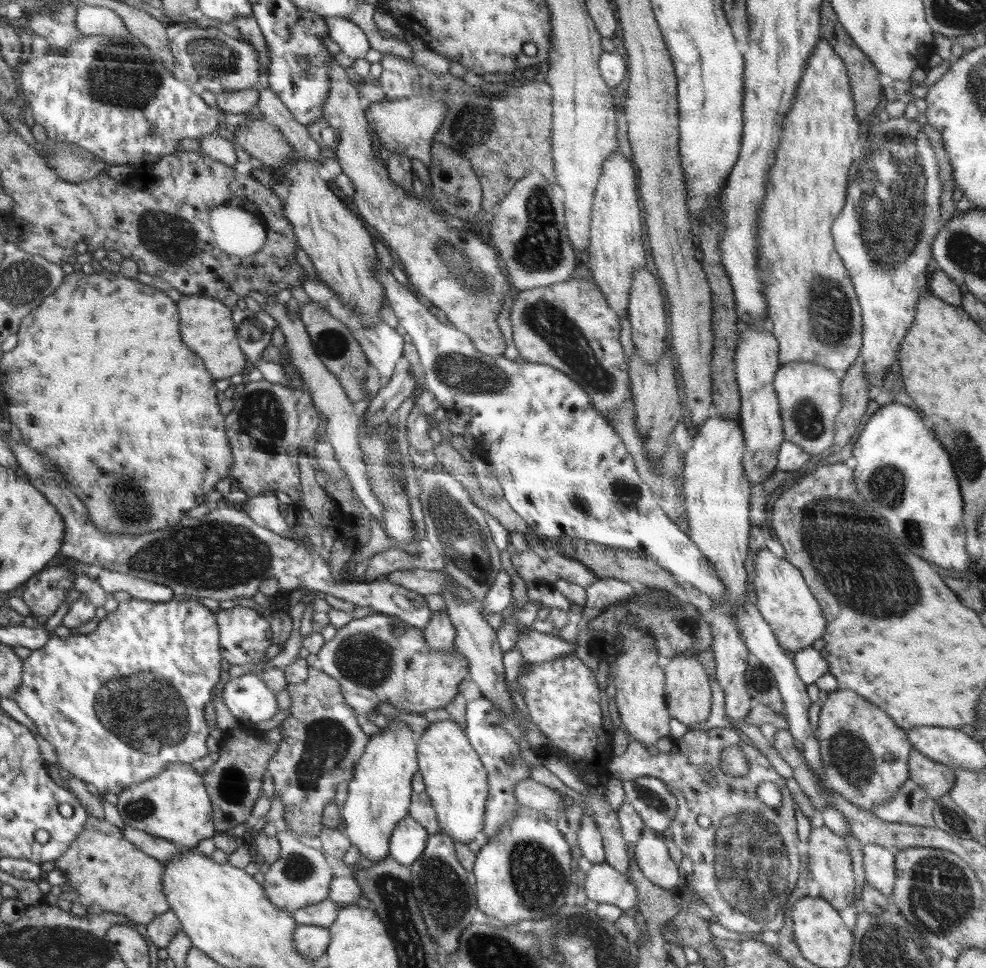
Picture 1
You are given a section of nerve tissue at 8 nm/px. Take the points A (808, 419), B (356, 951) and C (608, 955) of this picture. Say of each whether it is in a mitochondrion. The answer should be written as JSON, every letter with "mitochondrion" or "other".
{"A":"mitochondrion","B":"other","C":"mitochondrion"}

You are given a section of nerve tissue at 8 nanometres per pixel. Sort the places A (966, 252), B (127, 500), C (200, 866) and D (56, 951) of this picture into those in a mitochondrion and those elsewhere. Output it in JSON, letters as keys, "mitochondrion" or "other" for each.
{"A":"mitochondrion","B":"mitochondrion","C":"other","D":"mitochondrion"}

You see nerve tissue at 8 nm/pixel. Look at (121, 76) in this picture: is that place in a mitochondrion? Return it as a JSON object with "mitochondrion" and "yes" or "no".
{"mitochondrion":"yes"}

